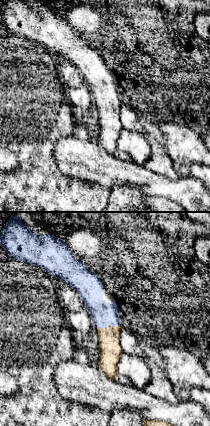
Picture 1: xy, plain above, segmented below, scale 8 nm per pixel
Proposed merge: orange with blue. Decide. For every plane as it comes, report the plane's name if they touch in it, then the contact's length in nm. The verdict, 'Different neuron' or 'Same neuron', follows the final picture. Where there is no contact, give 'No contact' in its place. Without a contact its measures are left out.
Touches orange in xy. Shared border 200 nm

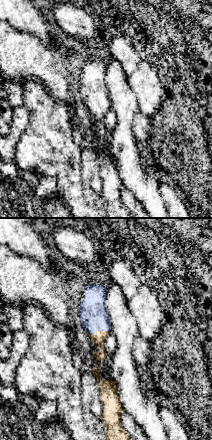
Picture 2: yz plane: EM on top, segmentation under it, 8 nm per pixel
Touches orange in yz. Shared border 180 nm

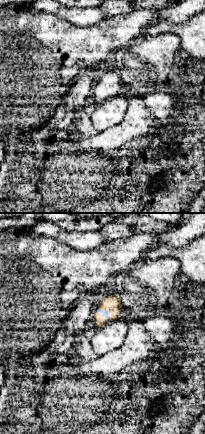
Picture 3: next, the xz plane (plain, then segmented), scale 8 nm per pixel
Touches orange in xz. Shared border 140 nm

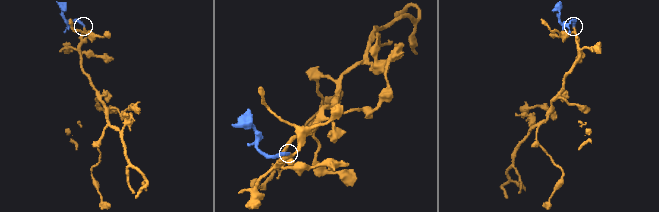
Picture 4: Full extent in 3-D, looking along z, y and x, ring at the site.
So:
Same neuron

